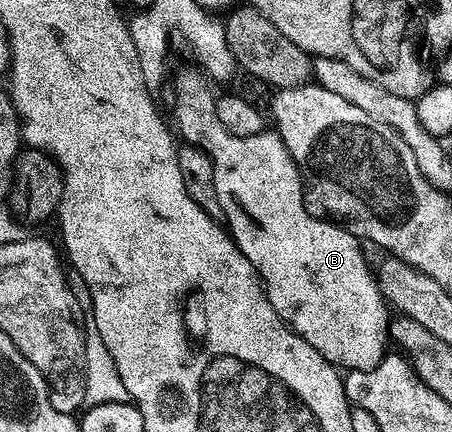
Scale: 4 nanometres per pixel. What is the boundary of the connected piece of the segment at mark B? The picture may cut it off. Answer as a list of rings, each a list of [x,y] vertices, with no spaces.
[[[194,67],[175,79],[176,133],[185,142],[202,148],[210,155],[211,163],[214,164],[216,195],[223,208],[228,232],[258,272],[258,278],[266,290],[266,298],[282,321],[295,333],[299,333],[308,344],[316,347],[316,351],[320,351],[320,355],[324,355],[324,359],[328,359],[336,367],[346,371],[376,367],[388,353],[388,306],[378,290],[375,270],[370,270],[370,265],[362,254],[363,242],[352,236],[341,224],[321,216],[313,217],[306,210],[308,201],[304,196],[298,165],[291,161],[288,147],[282,146],[281,137],[259,135],[237,138],[236,135],[226,133],[223,123],[217,119],[216,97],[215,94],[210,94],[210,87],[212,85],[206,73]]]

